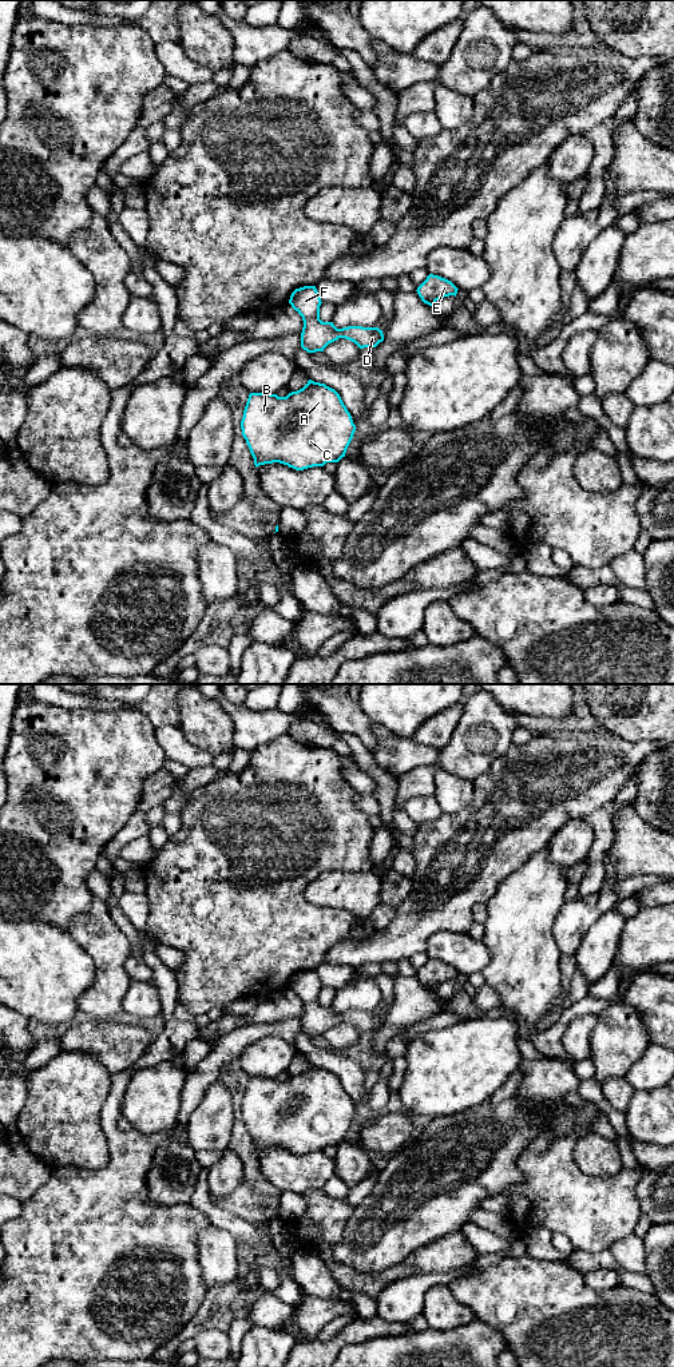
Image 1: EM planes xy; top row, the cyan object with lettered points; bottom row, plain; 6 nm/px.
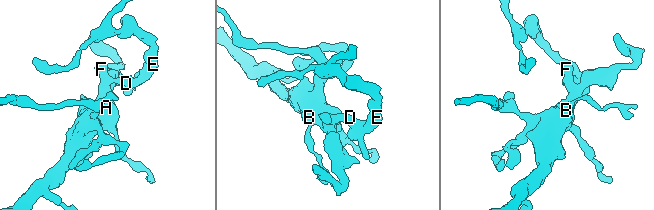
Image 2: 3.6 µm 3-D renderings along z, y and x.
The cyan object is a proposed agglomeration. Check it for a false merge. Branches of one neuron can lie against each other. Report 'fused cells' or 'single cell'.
single cell

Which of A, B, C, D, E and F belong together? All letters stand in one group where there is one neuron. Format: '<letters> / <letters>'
A B C D E F

